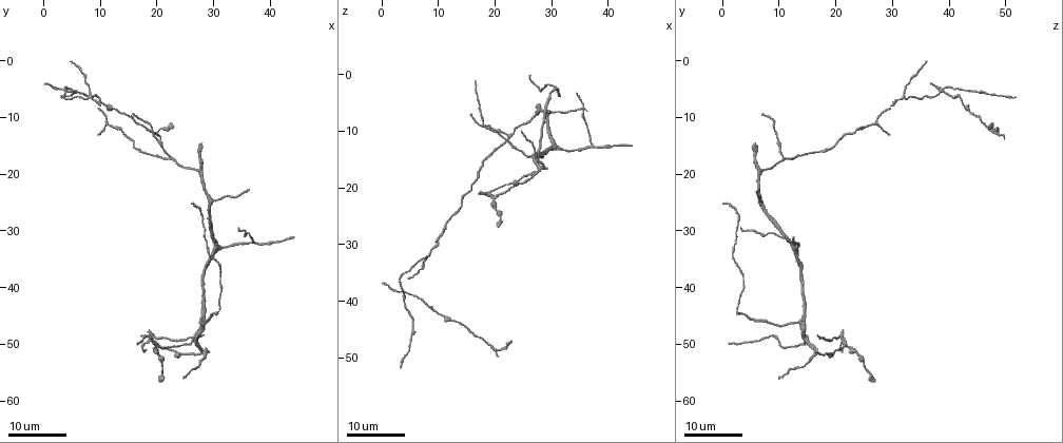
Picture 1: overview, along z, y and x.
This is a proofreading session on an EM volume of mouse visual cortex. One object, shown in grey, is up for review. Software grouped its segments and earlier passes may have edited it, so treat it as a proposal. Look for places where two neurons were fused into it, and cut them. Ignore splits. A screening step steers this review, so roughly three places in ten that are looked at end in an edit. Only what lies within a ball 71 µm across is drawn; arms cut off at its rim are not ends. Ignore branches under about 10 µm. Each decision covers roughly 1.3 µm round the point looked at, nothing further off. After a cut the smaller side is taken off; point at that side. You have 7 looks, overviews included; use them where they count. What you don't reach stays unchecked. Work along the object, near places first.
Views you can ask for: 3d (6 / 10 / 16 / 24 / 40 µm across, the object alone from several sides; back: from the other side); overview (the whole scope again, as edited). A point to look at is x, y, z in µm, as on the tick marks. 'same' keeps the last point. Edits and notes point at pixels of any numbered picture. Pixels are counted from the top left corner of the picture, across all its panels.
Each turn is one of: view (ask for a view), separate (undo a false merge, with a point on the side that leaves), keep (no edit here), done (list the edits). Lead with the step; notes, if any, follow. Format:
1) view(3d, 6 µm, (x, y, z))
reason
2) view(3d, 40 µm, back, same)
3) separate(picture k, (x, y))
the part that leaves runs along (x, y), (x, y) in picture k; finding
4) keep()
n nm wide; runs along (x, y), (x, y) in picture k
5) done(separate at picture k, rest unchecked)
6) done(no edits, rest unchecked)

view(3d, 16 µm, (28.5, 51.5, 16.5))
looks like a crossing

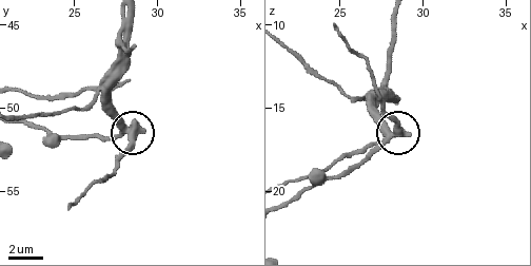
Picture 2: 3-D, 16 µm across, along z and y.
view(3d, 10 µm, (28.5, 51.7, 16.4))

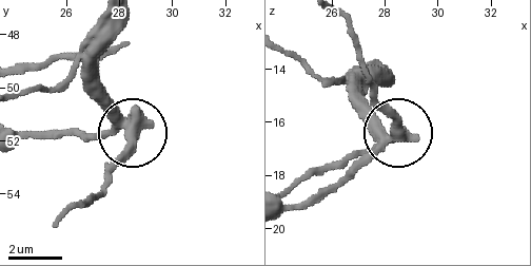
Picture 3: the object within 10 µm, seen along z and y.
view(3d, 6 µm, (28.4, 51.7, 16.5))

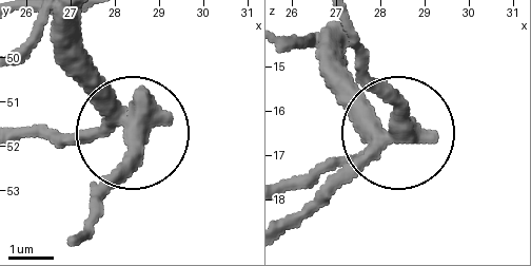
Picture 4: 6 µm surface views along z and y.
separate(picture 4, (119, 175))
the part that leaves runs along (112, 121), (25, 133) in picture 4; two neurons meet here

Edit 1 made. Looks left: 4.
view(overview)

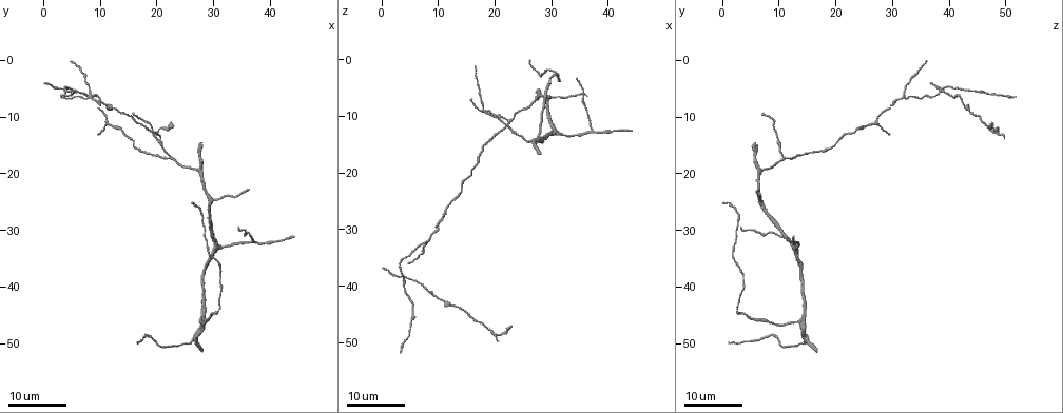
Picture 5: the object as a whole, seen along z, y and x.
view(3d, 16 µm, (31.0, 33.5, 13.5))

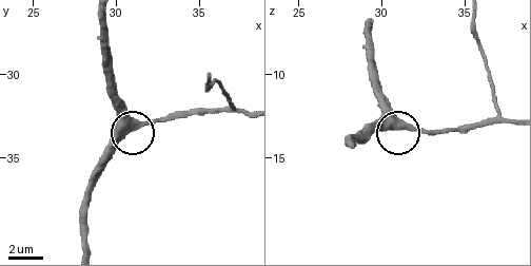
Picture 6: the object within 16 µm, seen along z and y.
view(3d, 10 µm, (31.1, 33.0, 13.1))

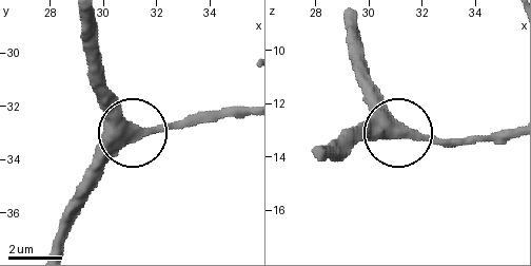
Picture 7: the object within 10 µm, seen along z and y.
keep()
490 nm wide; all the same neuron

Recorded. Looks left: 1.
done(separate at picture 4, rest unchecked)

